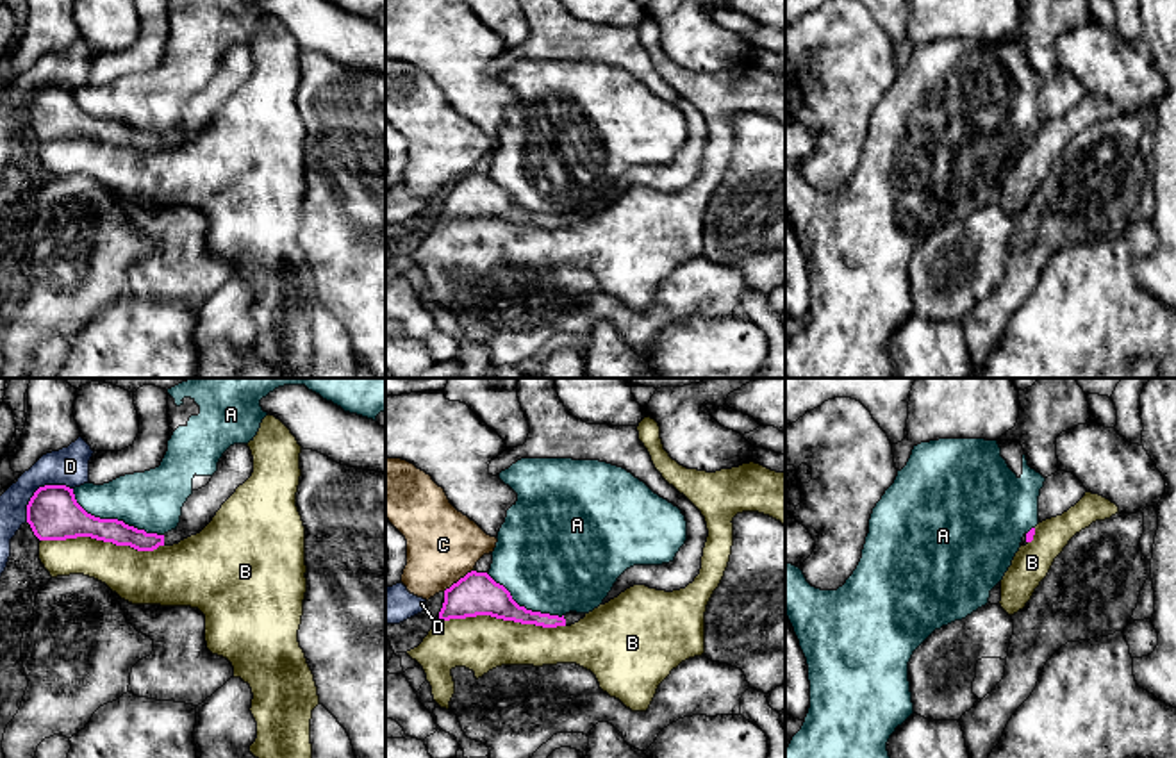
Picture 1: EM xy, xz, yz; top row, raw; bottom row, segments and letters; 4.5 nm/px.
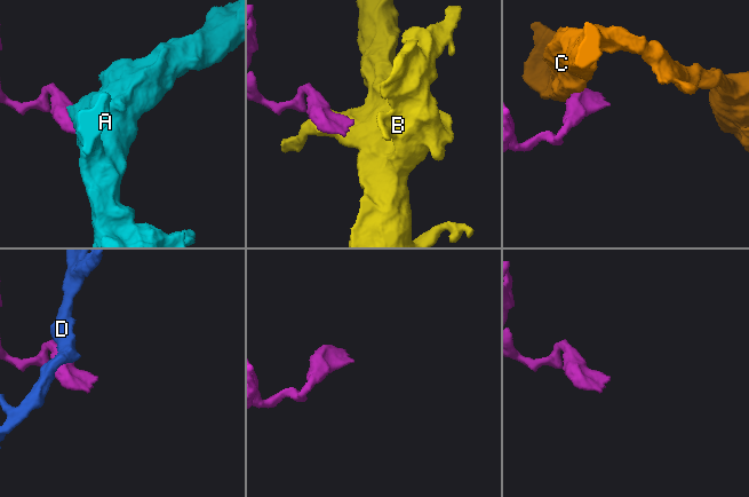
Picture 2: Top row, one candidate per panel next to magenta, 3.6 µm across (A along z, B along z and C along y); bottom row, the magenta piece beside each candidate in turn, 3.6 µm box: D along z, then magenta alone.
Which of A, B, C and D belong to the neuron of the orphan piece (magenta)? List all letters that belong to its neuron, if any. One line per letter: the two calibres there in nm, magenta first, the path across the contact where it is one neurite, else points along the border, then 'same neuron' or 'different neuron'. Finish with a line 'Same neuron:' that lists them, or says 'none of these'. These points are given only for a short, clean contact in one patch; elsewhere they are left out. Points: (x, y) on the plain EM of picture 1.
A: 200 nm thick on the magenta side, 260 nm on the other; different neuron
B: 190 nm thick on the magenta side, 260 nm on the other; different neuron
C: 190 nm thick on the magenta side, 340 nm on the other; border along xz (473, 170), (443, 191); different neuron
D: 240 nm thick on the magenta side, 180 nm on the other; different neuron
Same neuron: none of these

